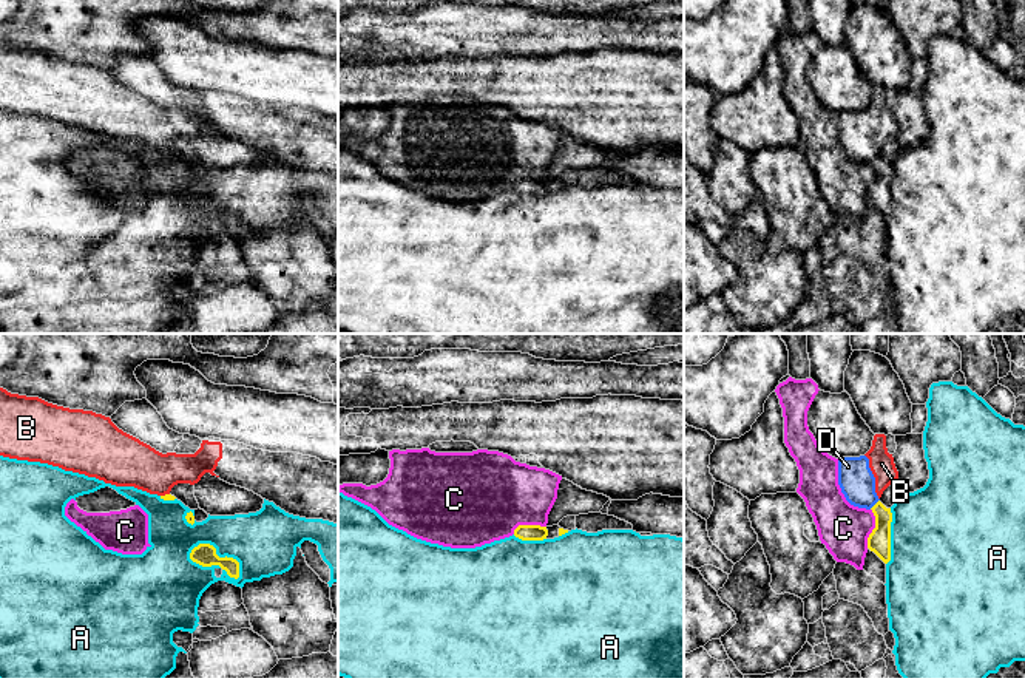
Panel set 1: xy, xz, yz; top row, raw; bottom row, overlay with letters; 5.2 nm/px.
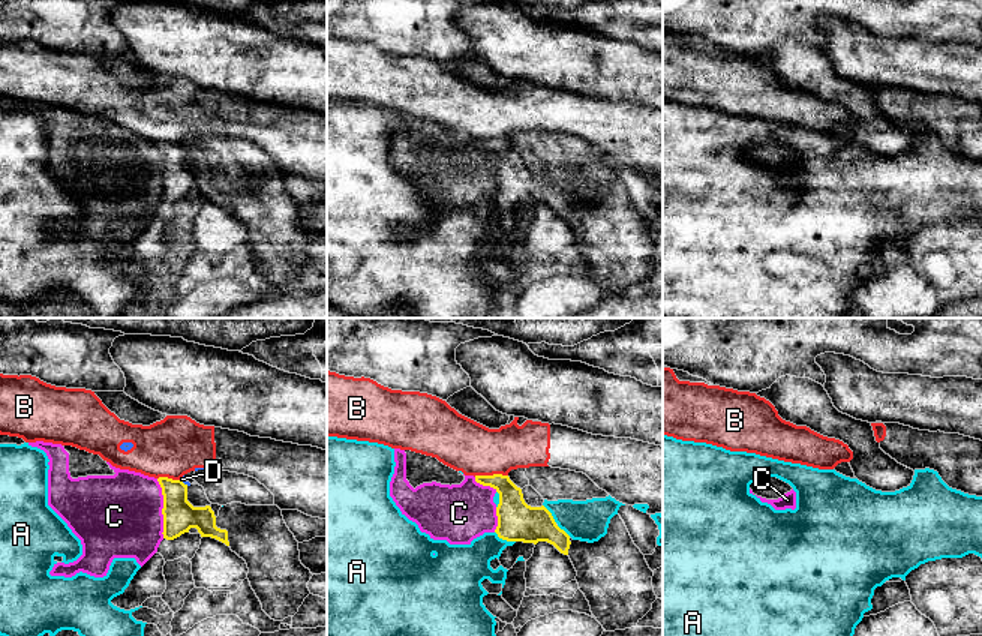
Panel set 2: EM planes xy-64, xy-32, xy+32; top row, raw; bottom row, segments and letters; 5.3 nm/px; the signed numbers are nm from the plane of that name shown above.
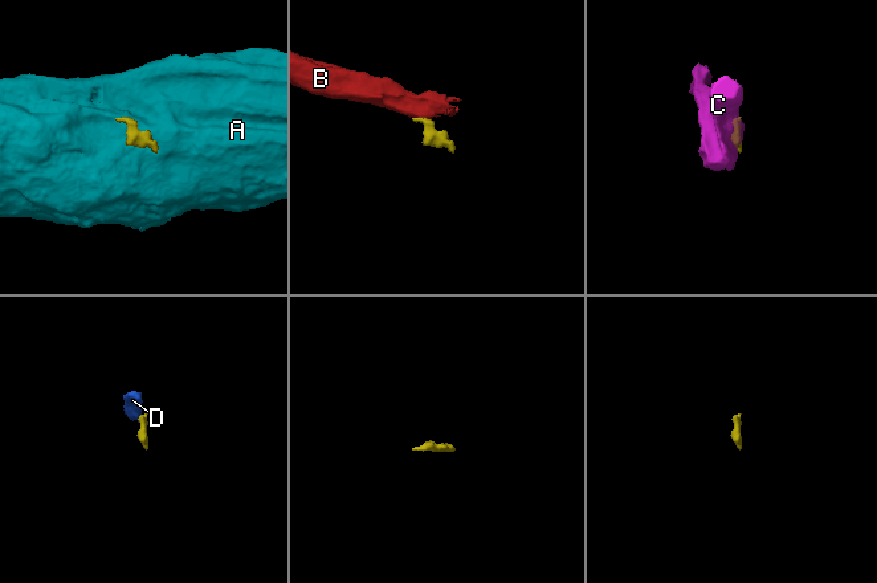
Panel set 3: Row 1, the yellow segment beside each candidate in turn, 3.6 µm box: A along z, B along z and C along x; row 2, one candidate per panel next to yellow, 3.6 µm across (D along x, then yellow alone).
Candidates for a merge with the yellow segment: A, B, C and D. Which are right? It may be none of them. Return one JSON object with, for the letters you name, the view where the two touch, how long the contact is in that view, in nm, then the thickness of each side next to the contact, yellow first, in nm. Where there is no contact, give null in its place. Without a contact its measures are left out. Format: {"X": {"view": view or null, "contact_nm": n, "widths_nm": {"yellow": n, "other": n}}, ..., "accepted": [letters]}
{"accepted": []}

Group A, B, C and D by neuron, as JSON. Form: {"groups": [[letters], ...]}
{"groups": [["A"], ["B", "D"], ["C"]]}

